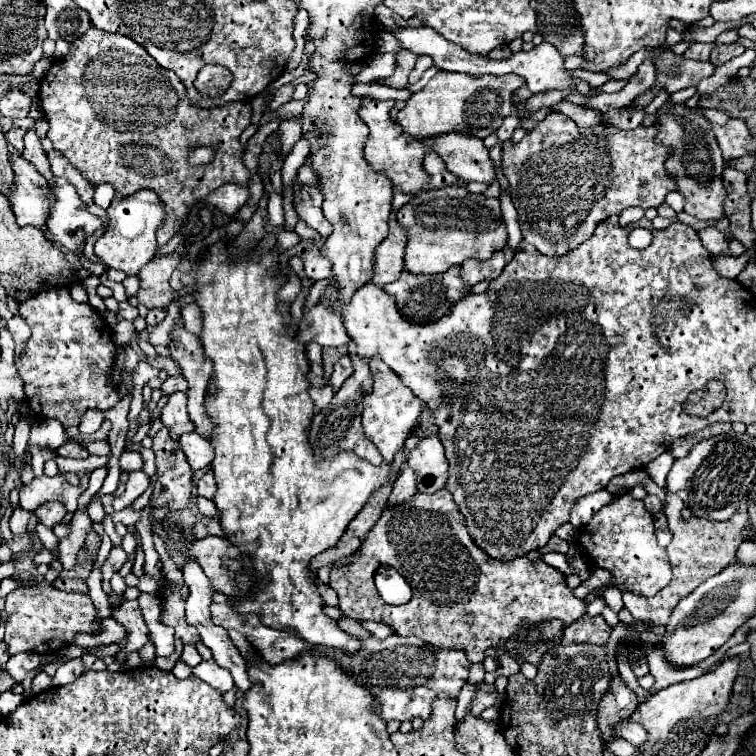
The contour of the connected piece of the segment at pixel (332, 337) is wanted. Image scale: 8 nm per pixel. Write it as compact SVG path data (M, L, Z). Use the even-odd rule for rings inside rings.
M316 304L314 308L304 310L304 320L300 322L294 340L302 344L316 342L322 348L340 348L348 346L350 336L346 334L346 328L342 326L342 318L338 314L330 312L326 304Z

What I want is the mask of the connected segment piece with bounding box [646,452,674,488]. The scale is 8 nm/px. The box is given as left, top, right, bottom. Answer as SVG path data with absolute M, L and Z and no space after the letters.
M666 452L666 454L658 456L656 460L652 460L652 462L646 466L646 472L654 478L654 482L658 482L658 484L664 488L664 484L666 484L666 474L670 472L672 462L674 462L674 458Z

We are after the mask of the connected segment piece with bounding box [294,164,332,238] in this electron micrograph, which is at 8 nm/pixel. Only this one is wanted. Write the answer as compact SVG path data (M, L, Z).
M310 164L300 166L298 178L294 182L294 206L300 216L310 228L314 228L320 236L330 236L332 224L322 214L322 192L316 186L316 176Z

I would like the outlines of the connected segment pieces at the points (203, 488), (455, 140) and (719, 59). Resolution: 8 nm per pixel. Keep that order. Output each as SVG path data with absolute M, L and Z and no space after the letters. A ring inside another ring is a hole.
M208 470L198 482L196 482L196 486L198 486L198 496L204 496L204 498L214 498L214 494L216 494L216 480L214 480L214 474L212 474L212 470Z
M450 132L432 140L426 140L428 148L438 152L446 162L446 168L464 182L492 184L496 180L496 168L488 154L488 148L480 138Z
M724 44L724 46L714 46L714 48L712 48L710 62L712 62L714 66L720 66L720 64L726 64L726 62L730 62L732 58L740 56L742 52L744 52L744 48L742 48L742 46L738 46L738 44Z

